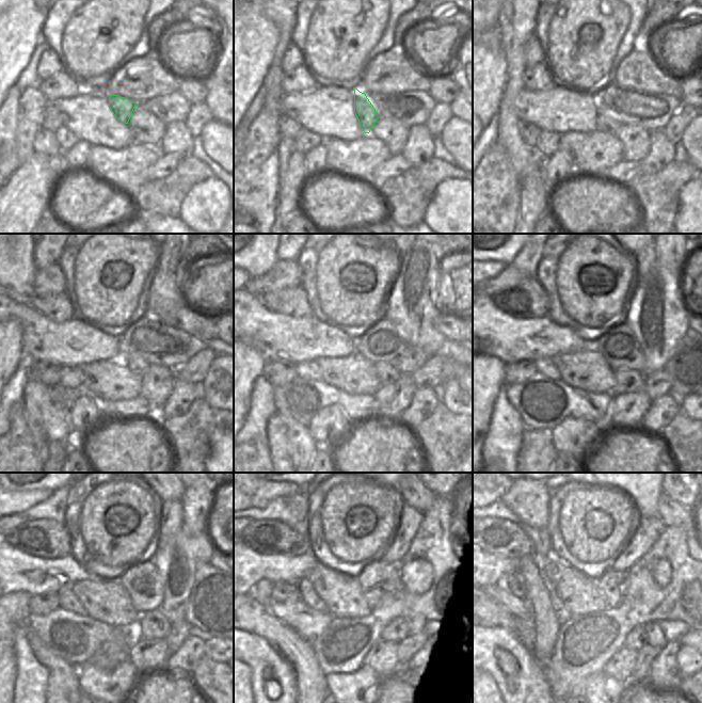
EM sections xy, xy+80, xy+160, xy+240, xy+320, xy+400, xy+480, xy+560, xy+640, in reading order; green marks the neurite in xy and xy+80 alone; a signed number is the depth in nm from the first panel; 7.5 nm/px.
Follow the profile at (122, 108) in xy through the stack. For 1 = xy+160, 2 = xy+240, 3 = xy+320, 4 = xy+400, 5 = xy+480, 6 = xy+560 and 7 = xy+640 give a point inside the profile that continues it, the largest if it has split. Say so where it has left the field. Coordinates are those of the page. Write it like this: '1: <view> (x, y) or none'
1: xy+160 (607, 123)
2: xy+240 (136, 364)
3: xy+320 (385, 372)
4: xy+400 (626, 381)
5: xy+480 (154, 624)
6: xy+560 (396, 630)
7: xy+640 (637, 637)

